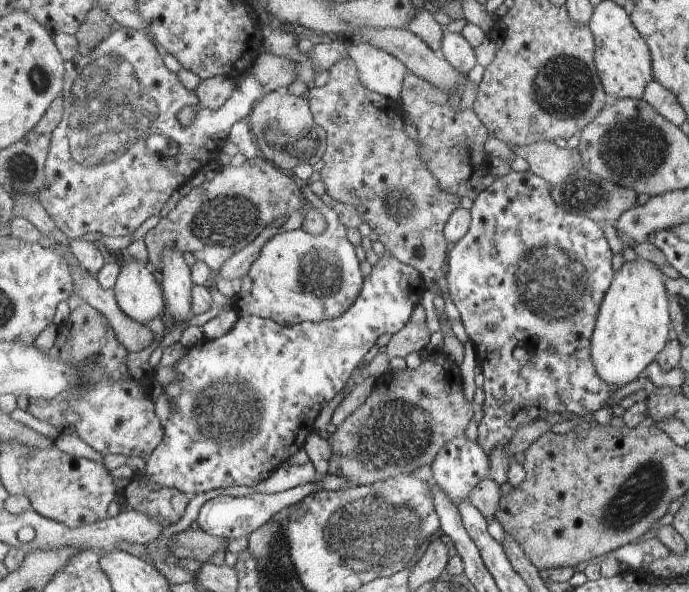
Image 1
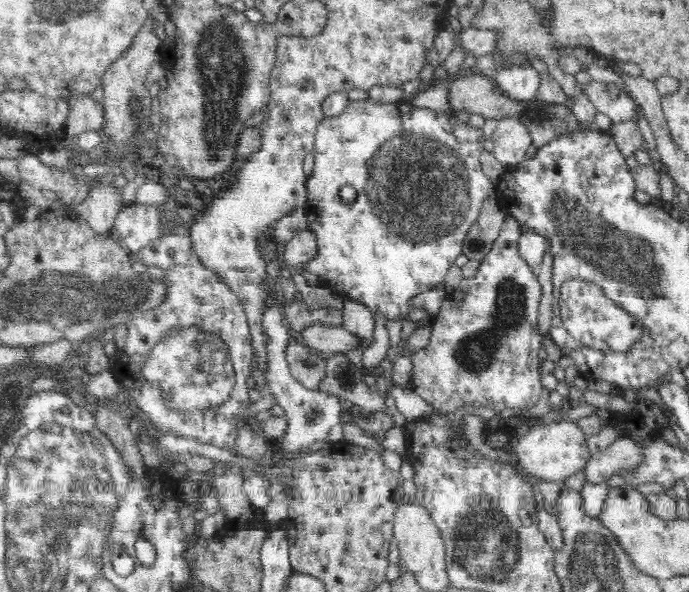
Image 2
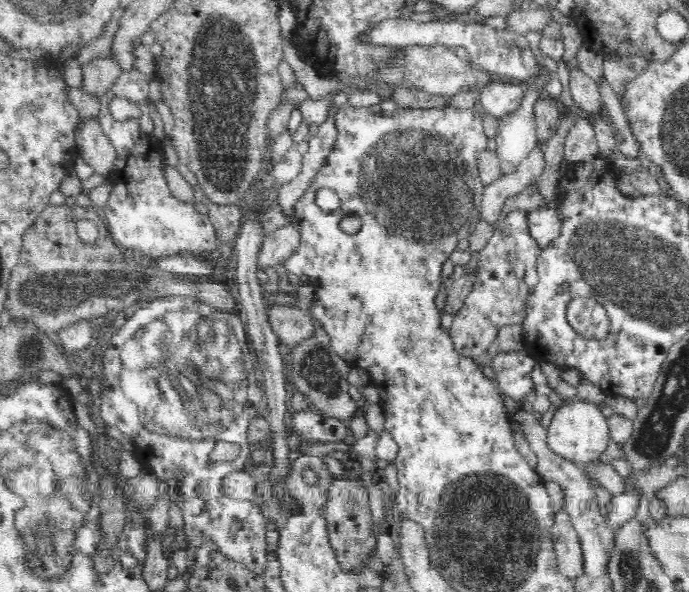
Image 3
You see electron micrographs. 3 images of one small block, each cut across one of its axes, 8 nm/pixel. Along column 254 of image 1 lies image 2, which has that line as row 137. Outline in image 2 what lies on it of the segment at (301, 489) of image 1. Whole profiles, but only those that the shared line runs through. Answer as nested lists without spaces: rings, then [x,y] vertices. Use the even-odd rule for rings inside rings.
[[[508,117],[497,122],[498,126],[491,136],[494,147],[492,152],[509,171],[525,160],[533,139],[528,128],[516,118]]]

